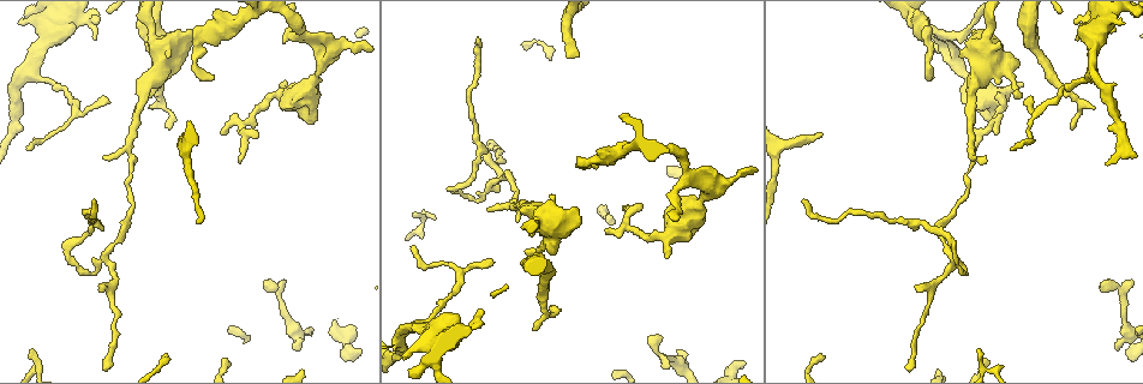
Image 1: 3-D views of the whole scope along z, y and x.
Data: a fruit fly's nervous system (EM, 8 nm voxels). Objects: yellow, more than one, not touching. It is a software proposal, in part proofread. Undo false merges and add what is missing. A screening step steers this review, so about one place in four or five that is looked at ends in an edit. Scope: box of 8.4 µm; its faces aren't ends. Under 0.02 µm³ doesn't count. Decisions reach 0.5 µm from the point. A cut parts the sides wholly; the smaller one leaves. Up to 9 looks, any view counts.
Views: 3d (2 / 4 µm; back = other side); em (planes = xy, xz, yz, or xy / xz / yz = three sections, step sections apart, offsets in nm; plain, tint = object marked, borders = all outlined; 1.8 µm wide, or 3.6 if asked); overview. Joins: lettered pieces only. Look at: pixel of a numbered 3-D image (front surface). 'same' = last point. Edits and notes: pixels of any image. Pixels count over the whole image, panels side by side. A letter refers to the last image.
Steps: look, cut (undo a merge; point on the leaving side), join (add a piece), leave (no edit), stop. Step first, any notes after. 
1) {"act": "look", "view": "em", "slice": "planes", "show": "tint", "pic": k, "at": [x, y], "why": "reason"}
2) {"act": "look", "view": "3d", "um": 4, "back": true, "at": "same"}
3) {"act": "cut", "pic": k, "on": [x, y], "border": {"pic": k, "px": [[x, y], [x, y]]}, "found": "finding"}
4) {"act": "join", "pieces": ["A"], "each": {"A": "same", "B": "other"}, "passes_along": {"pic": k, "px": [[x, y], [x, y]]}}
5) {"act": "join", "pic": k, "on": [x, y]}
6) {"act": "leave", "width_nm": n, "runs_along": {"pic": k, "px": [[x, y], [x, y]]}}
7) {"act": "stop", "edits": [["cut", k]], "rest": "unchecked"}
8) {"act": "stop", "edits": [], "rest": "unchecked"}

{"act": "look", "view": "em", "slice": "planes", "show": "borders", "pic": 1, "at": [403, 358], "why": "free end"}

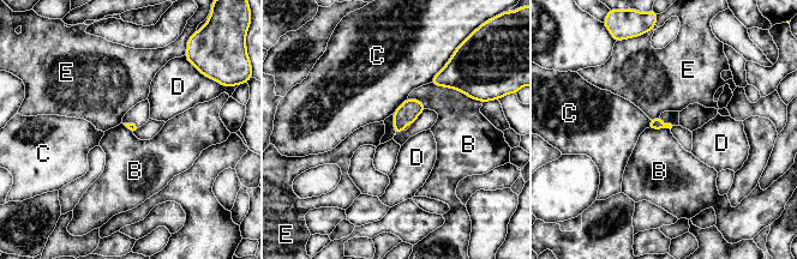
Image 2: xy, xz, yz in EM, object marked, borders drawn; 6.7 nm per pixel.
{"act": "leave", "each": {"B": "other", "C": "other", "D": "other", "E": "other"}, "border": {"pic": 2, "px": [[430, 83], [457, 89], [475, 100]]}, "found": "none of them fits"}

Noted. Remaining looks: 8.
{"act": "look", "view": "3d", "um": 4, "pic": 1, "at": [707, 188], "why": "three arms meet"}

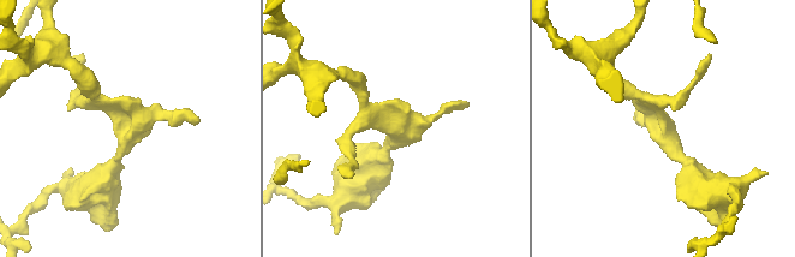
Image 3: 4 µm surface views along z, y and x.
{"act": "look", "view": "em", "slice": "planes", "show": "tint", "pic": 3, "at": [400, 132]}

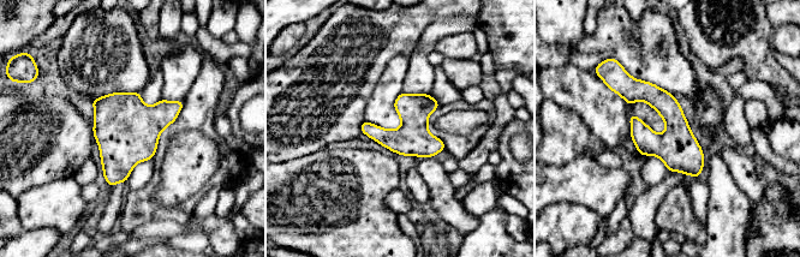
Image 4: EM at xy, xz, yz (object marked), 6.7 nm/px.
{"act": "look", "view": "em", "slice": "planes", "show": "borders", "at": "same", "why": "what lies round it"}

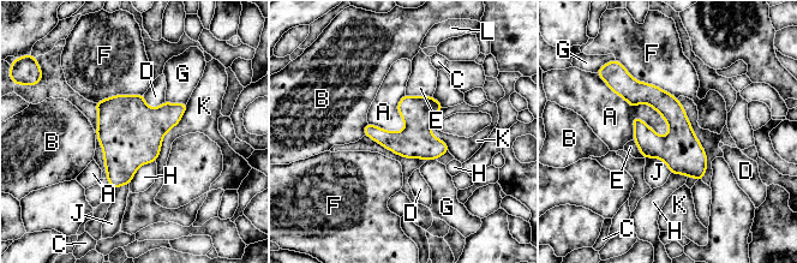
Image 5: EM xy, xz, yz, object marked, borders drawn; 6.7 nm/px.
{"act": "leave", "each": {"A": "other", "B": "other", "C": "other", "D": "other", "E": "other", "F": "other", "G": "other", "H": "other", "J": "other", "K": "other", "L": "other"}, "border": {"pic": 5, "px": [[606, 83], [669, 132]]}, "found": "one cell here"}

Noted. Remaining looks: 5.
{"act": "look", "view": "em", "slice": "planes", "show": "plain", "pic": 1, "at": [950, 253], "why": "side arm on a straight run"}

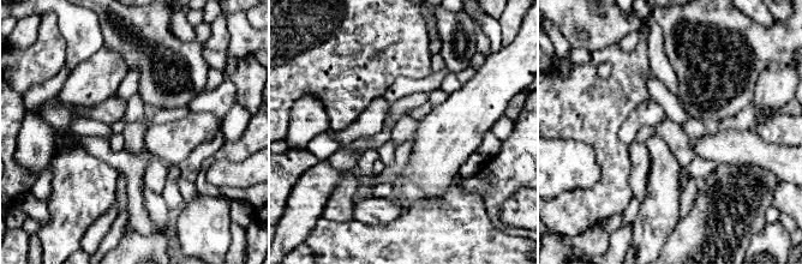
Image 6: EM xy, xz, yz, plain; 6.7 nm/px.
{"act": "look", "view": "em", "slice": "planes", "show": "borders", "at": "same", "why": "see the neighbours"}

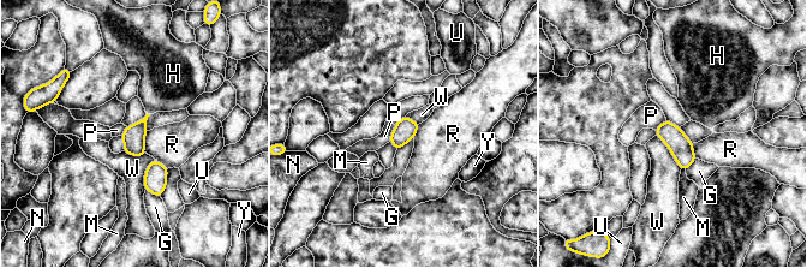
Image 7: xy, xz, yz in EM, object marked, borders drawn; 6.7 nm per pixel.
{"act": "leave", "longest_contact_nm": ["W", 280], "each": {"G": "other", "H": "other", "M": "other", "N": "other", "P": "other", "R": "other", "U": "other", "W": "other", "Y": "other"}, "border": {"pic": 7, "px": [[148, 131], [144, 138], [144, 152]]}, "found": "continuous, no second cell"}

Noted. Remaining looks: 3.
{"act": "look", "view": "em", "slice": "planes", "show": "borders", "pic": 1, "at": [822, 135], "why": "free end"}

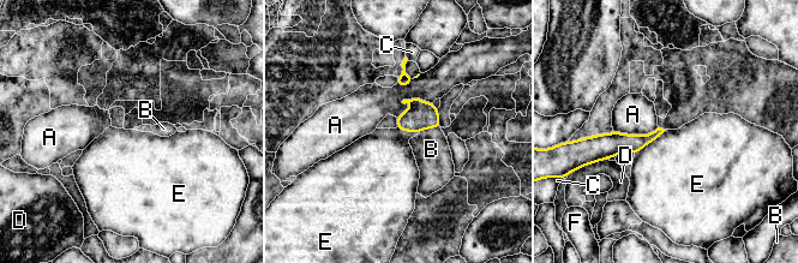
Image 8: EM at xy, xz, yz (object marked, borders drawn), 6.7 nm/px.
{"act": "join", "pieces": ["B"], "each": {"A": "other", "B": "same", "C": "other", "D": "other", "E": "other", "F": "other"}, "passes_along": {"pic": 8, "px": [[422, 115], [428, 127], [431, 149]]}, "found": "it goes on there"}

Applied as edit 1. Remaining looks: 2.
{"act": "stop", "edits": [["join", 8]], "rest": "unchecked"}

